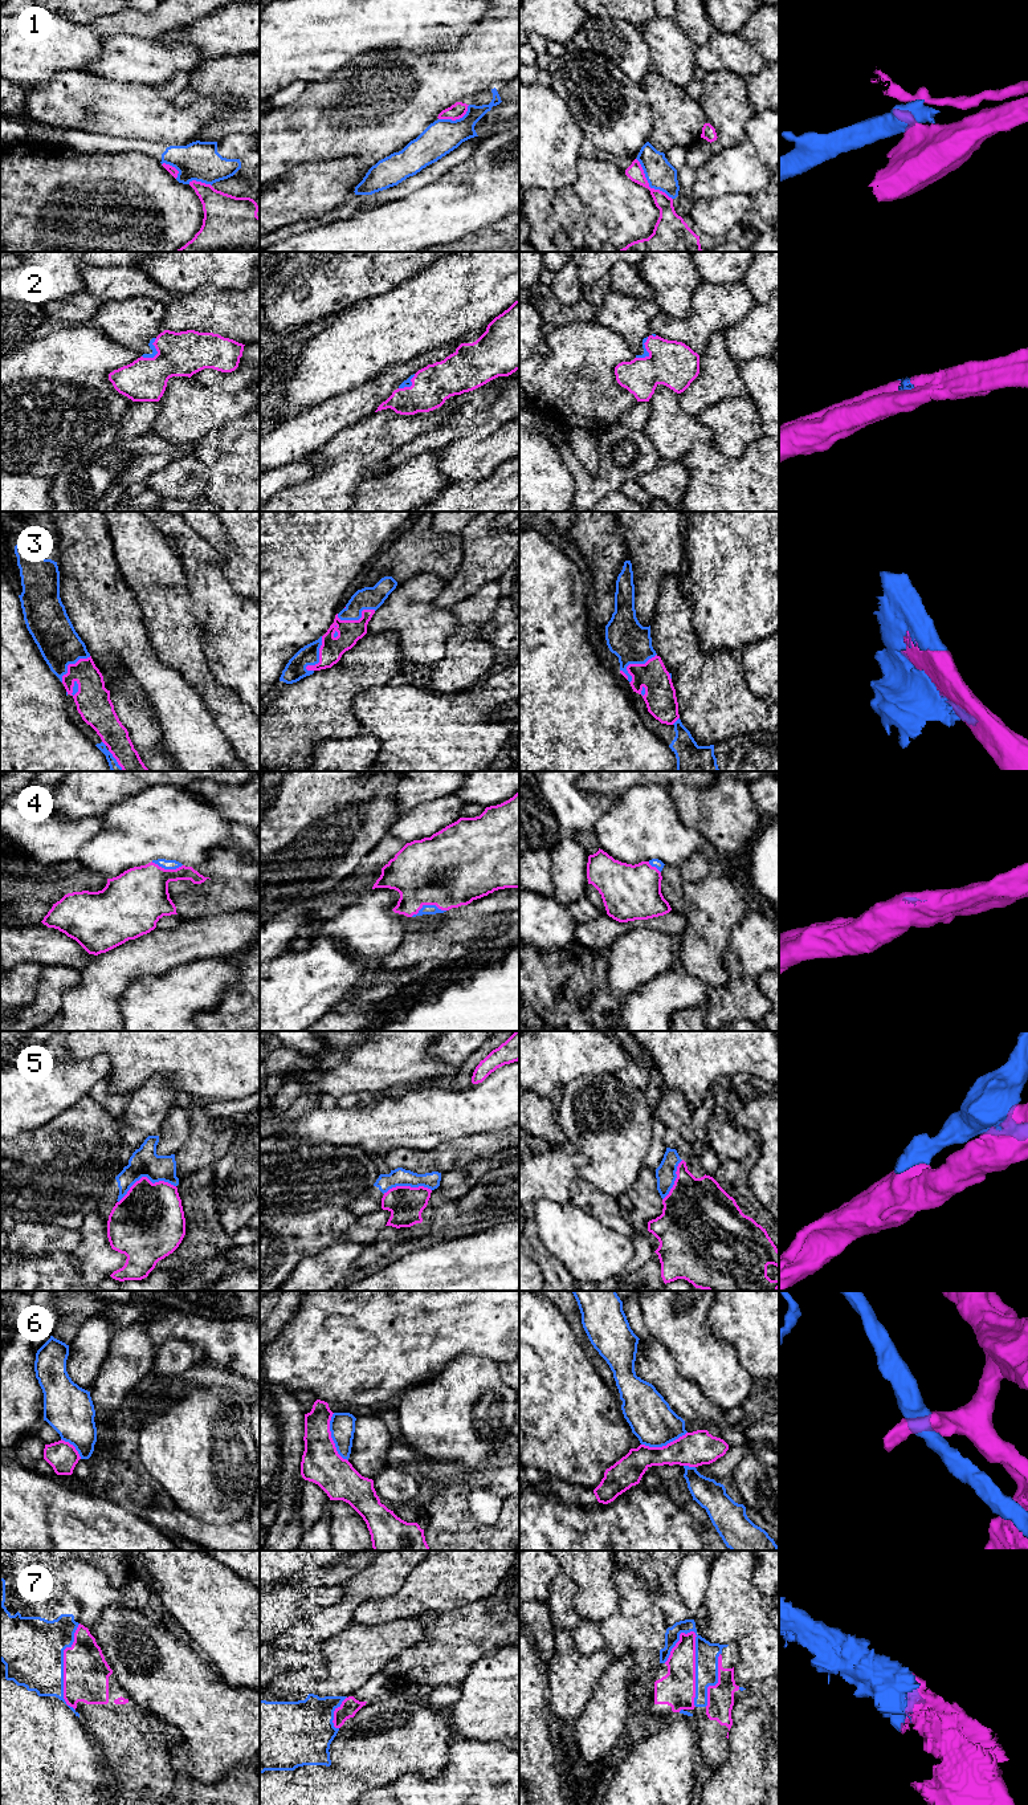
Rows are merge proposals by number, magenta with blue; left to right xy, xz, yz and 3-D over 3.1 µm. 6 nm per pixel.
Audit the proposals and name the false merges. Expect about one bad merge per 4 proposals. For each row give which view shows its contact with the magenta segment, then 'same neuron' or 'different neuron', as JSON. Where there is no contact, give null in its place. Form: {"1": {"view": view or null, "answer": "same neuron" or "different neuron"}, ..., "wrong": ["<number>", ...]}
{"1": {"view": "yz", "answer": "different neuron"}, "2": {"view": "xy", "answer": "same neuron"}, "3": {"view": "yz", "answer": "same neuron"}, "4": {"view": "xz", "answer": "same neuron"}, "5": {"view": "xy", "answer": "different neuron"}, "6": {"view": "xz", "answer": "different neuron"}, "7": {"view": "yz", "answer": "same neuron"}, "wrong": ["1", "5", "6"]}

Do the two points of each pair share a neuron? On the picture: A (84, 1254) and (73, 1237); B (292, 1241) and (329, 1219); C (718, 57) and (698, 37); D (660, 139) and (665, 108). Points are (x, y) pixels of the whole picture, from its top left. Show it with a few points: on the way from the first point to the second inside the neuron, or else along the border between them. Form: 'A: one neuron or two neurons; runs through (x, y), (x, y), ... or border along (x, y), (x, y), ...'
A: two neurons; border along (80, 1230), (80, 1245), (72, 1253)
B: one neuron; runs through (301, 1235), (319, 1227)
C: two neurons; border along (714, 29), (710, 39), (697, 47)
D: one neuron; runs through (665, 131), (665, 115)

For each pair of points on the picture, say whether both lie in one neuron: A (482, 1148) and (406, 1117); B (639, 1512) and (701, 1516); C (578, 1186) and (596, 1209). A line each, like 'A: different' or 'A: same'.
A: different
B: different
C: same

